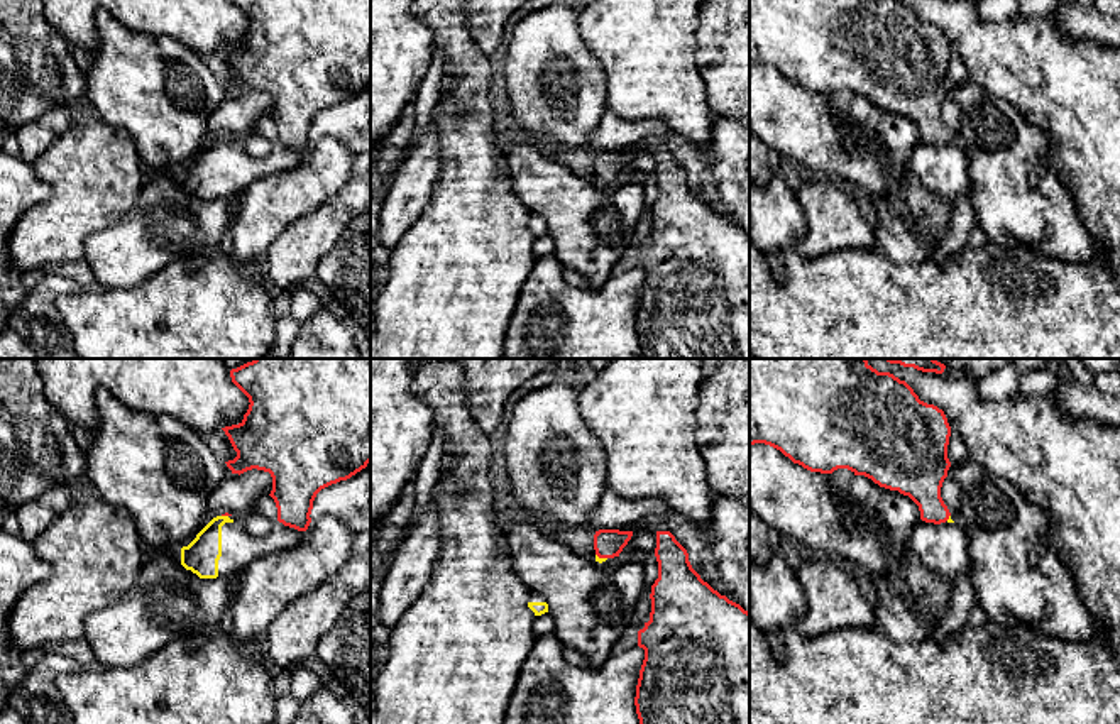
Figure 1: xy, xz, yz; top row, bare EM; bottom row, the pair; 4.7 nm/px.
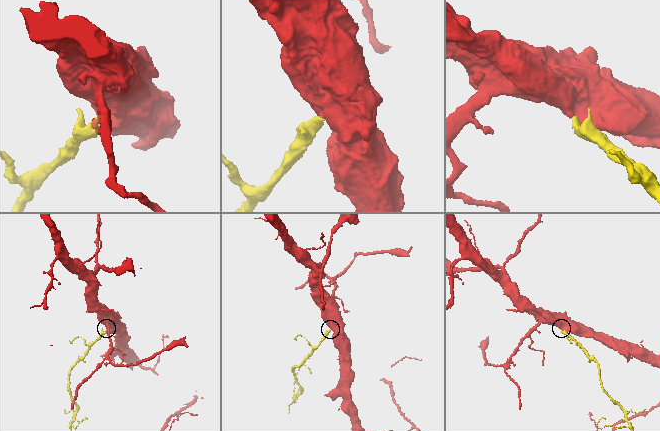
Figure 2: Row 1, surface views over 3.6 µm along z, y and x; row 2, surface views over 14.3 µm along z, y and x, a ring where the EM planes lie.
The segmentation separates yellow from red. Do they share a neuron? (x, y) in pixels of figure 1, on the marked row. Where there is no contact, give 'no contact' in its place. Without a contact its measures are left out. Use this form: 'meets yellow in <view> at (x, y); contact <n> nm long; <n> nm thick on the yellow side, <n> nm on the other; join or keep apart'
meets yellow in xz at (601, 559); contact 60 nm long; 20 nm thick on the yellow side, 140 nm on the other; keep apart

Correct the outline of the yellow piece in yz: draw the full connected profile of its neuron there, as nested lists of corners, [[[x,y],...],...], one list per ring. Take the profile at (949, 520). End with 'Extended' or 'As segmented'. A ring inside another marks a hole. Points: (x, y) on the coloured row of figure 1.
[[[949,516],[946,523],[919,521],[909,533],[912,553],[944,579],[971,572],[968,535]]]. Extended

